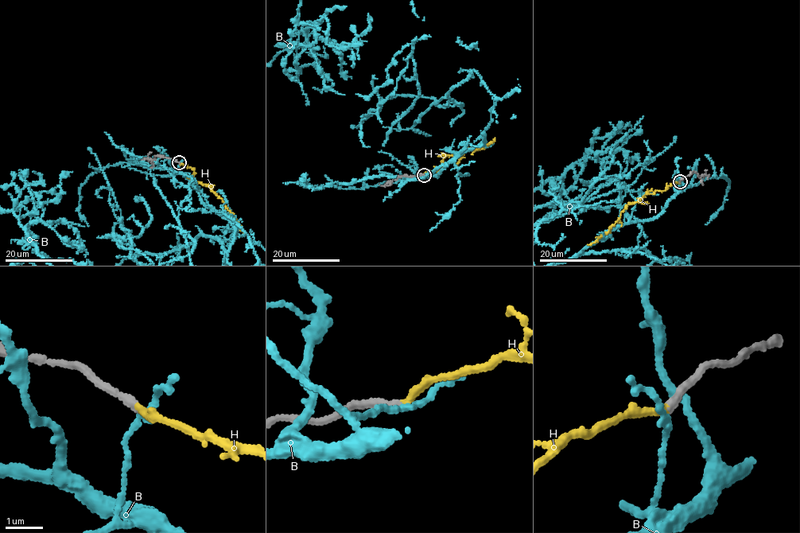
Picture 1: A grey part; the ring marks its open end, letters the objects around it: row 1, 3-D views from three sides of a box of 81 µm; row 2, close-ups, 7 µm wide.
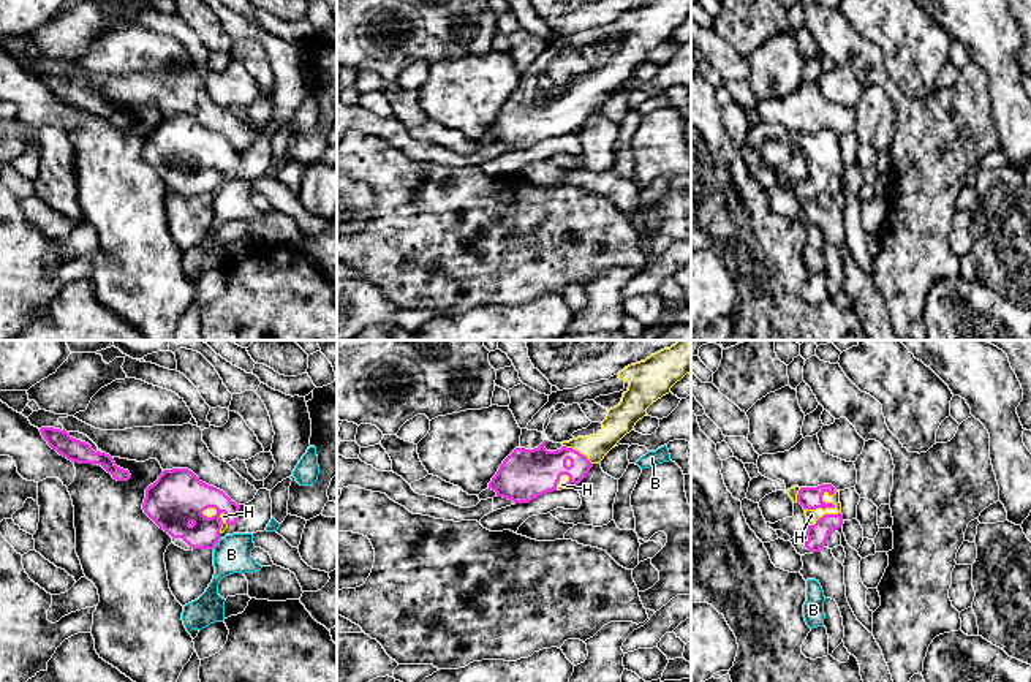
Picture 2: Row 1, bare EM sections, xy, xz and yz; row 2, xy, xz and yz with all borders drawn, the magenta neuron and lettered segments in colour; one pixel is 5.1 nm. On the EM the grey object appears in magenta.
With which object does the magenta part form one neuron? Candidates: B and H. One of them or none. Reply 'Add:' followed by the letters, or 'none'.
Add: H

